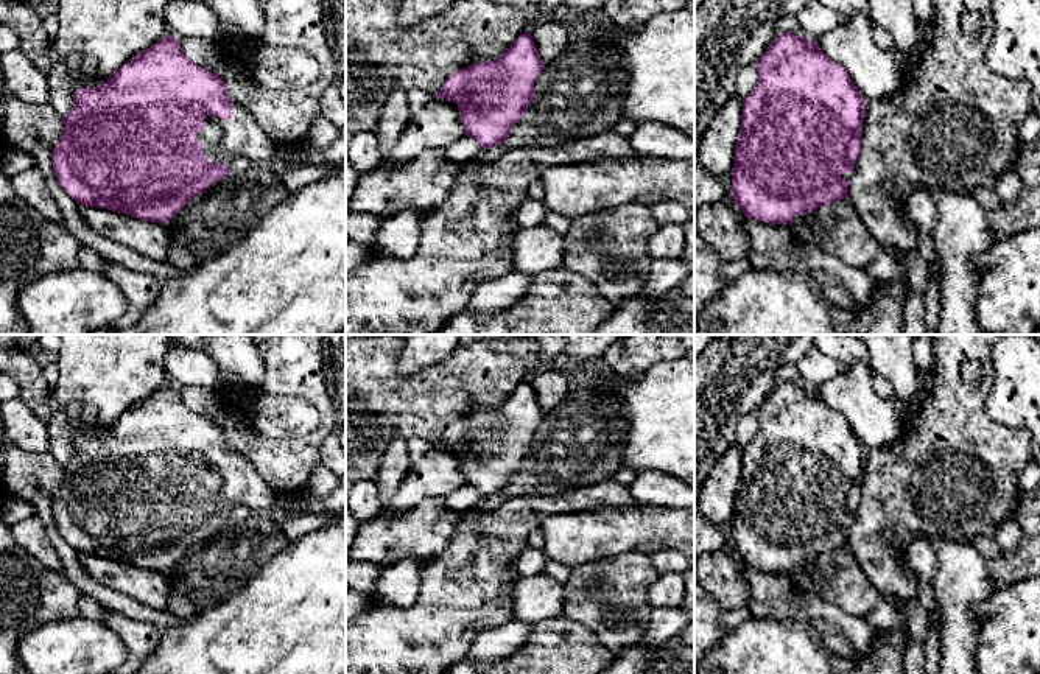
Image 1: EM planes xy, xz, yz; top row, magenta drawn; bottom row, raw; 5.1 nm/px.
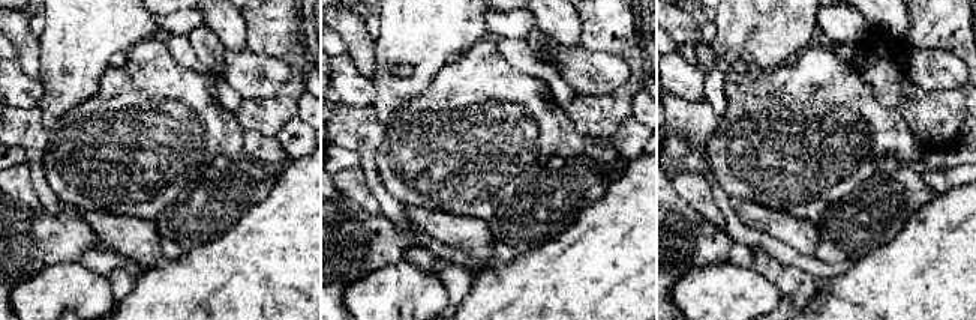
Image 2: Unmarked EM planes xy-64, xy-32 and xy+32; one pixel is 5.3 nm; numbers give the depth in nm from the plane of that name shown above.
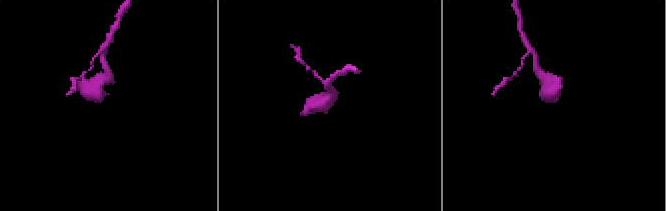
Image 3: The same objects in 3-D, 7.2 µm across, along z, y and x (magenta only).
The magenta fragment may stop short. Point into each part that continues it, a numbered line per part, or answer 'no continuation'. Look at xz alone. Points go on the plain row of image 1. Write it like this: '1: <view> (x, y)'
no continuation

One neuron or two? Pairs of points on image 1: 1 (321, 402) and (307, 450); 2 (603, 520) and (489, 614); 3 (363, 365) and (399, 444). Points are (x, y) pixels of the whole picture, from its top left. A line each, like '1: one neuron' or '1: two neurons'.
1: one neuron
2: two neurons
3: two neurons

